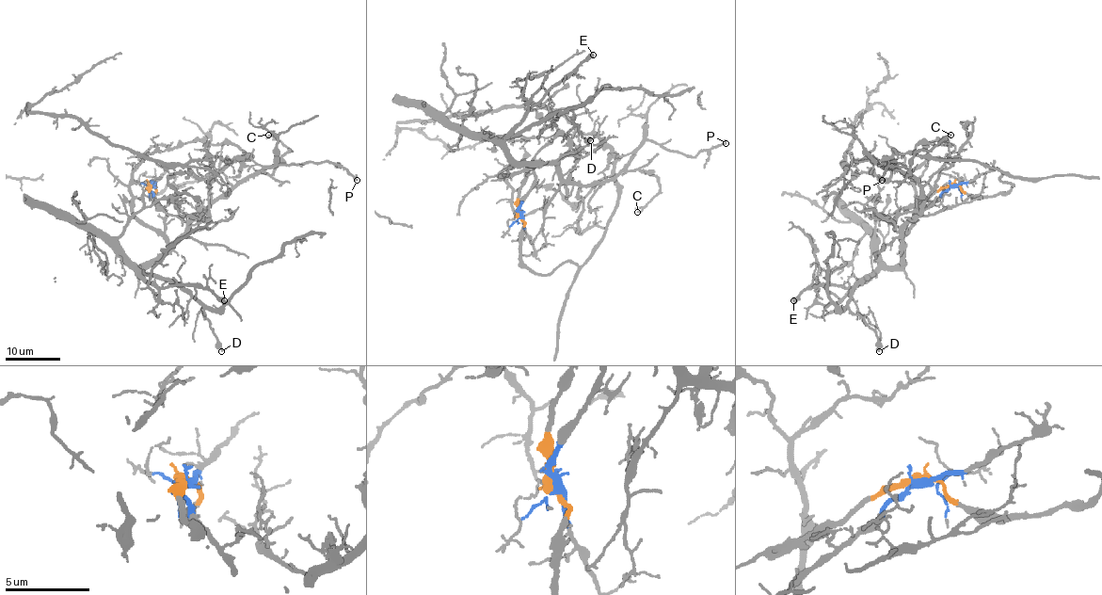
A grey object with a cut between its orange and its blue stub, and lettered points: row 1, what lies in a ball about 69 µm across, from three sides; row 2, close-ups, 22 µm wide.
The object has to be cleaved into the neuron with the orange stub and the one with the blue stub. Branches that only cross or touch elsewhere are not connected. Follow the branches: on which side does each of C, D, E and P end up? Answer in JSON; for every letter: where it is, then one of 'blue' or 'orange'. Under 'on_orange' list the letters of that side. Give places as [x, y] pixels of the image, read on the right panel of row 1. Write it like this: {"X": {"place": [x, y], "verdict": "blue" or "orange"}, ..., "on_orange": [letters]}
{"C": {"place": [950, 135], "verdict": "blue"}, "D": {"place": [879, 351], "verdict": "blue"}, "E": {"place": [793, 300], "verdict": "blue"}, "P": {"place": [882, 180], "verdict": "blue"}, "on_orange": []}

